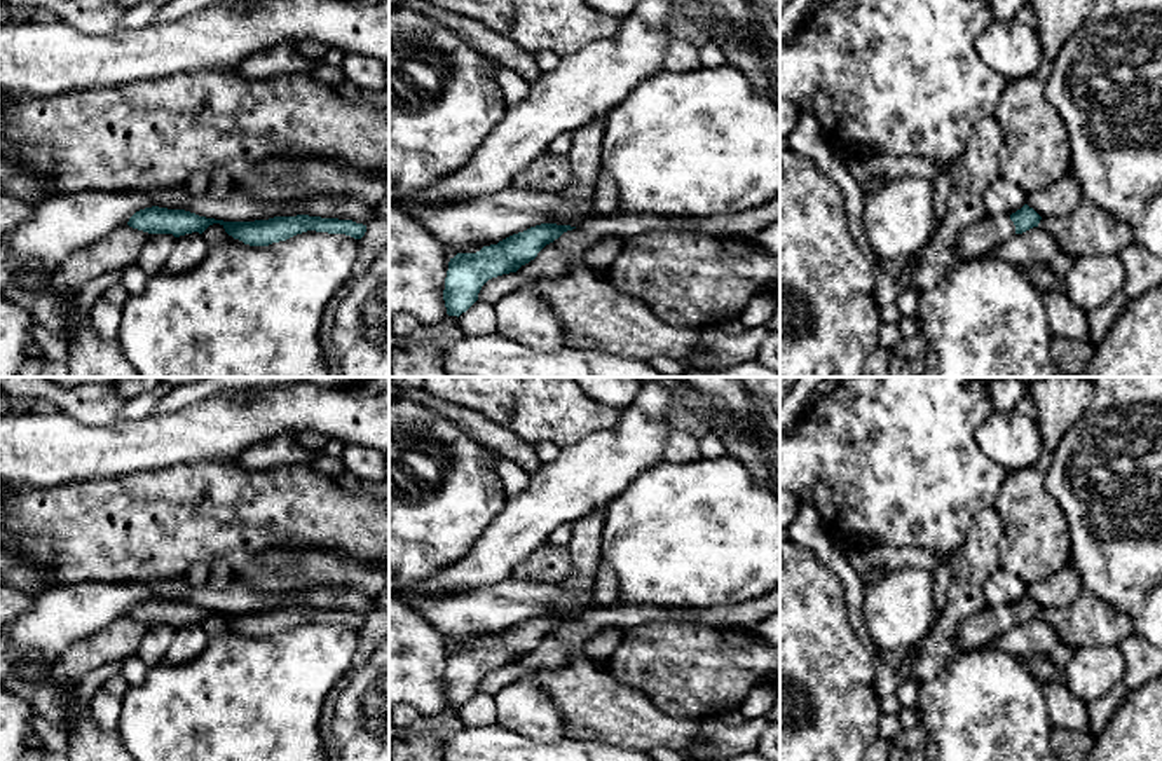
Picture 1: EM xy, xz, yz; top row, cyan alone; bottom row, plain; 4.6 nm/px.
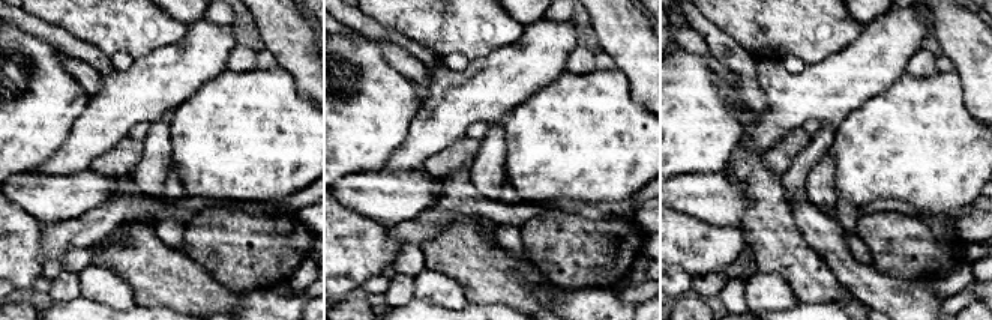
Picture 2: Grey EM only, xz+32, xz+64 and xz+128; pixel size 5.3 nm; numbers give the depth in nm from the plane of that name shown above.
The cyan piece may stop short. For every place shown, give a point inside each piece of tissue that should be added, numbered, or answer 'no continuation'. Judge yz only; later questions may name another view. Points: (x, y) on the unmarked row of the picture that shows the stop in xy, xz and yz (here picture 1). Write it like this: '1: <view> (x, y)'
1: yz (981, 629)

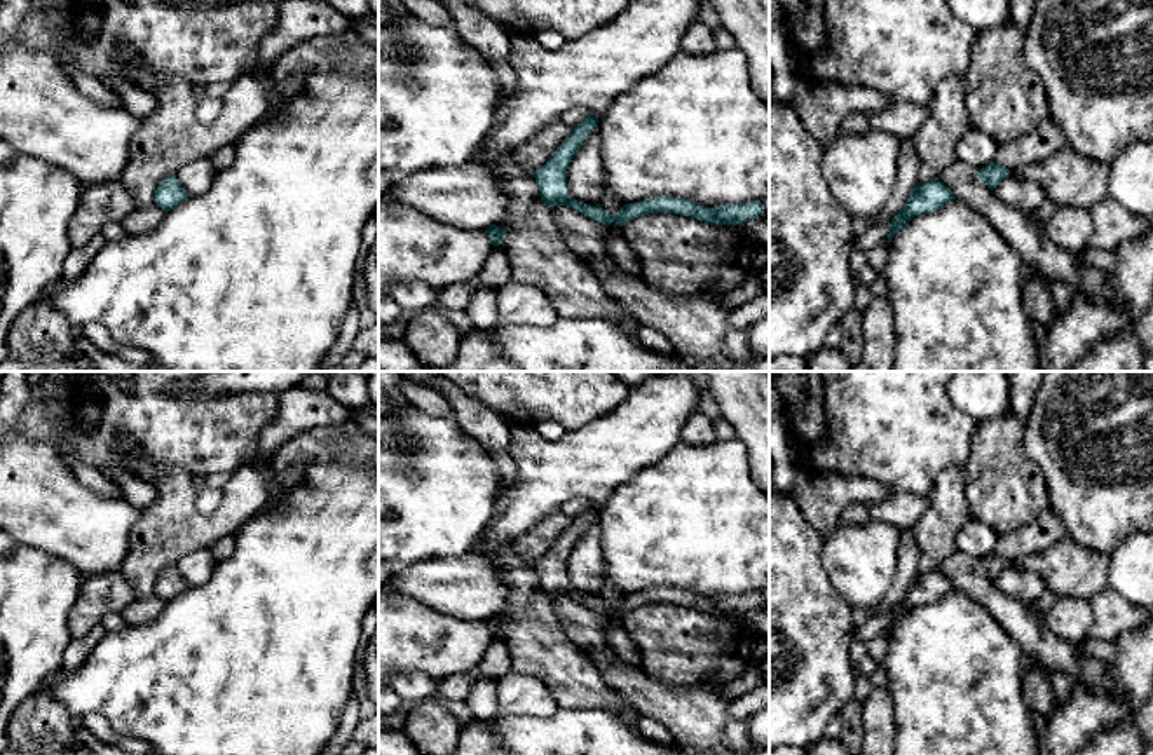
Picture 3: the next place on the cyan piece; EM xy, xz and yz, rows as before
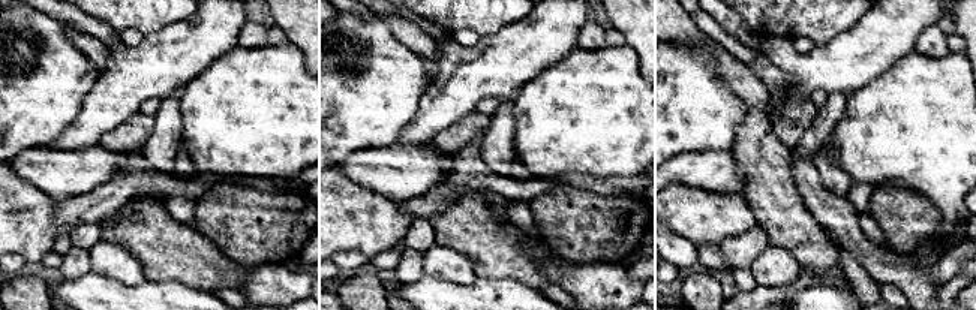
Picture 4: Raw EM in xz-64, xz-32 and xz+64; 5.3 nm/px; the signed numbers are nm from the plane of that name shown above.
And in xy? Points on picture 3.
no continuation

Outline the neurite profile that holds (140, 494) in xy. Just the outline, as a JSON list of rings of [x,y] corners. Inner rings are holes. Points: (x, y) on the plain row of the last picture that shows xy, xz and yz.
[[[103,467],[99,471],[119,486],[120,497],[138,511],[143,511],[155,502],[155,488],[138,474],[131,474],[115,467]]]

